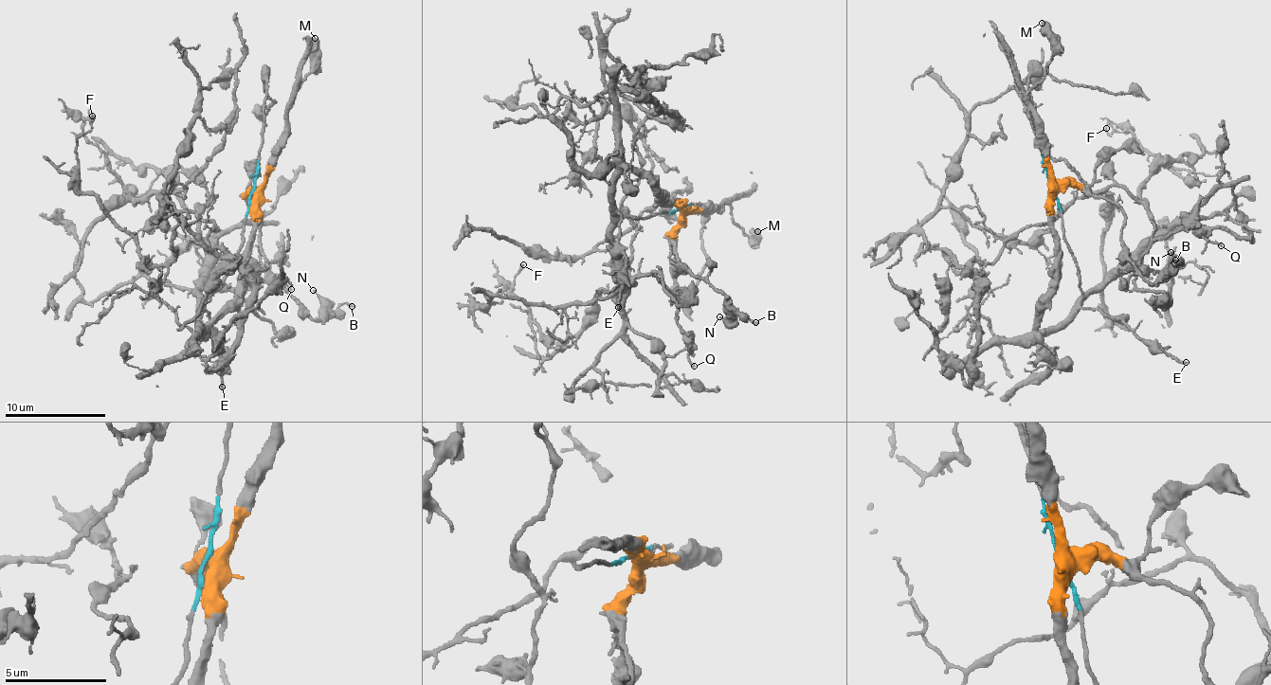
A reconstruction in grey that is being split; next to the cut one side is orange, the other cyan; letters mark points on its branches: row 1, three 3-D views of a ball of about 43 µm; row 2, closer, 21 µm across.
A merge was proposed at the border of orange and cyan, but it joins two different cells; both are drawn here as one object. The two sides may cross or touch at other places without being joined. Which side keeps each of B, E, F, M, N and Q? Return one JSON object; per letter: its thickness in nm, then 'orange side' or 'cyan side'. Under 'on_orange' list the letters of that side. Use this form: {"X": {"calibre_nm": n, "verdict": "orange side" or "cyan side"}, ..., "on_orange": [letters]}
{"B": {"calibre_nm": 160, "verdict": "orange side"}, "E": {"calibre_nm": 190, "verdict": "cyan side"}, "F": {"calibre_nm": 160, "verdict": "cyan side"}, "M": {"calibre_nm": 600, "verdict": "orange side"}, "N": {"calibre_nm": 140, "verdict": "orange side"}, "Q": {"calibre_nm": 110, "verdict": "cyan side"}, "on_orange": ["B", "M", "N"]}

